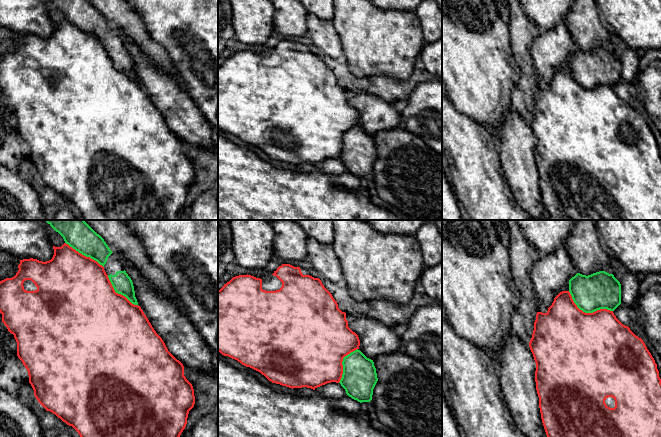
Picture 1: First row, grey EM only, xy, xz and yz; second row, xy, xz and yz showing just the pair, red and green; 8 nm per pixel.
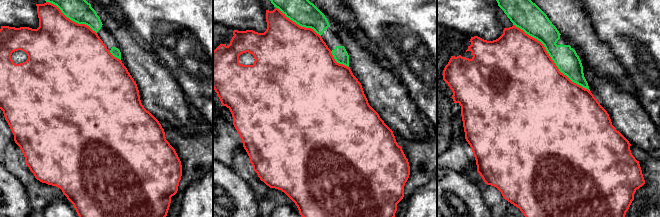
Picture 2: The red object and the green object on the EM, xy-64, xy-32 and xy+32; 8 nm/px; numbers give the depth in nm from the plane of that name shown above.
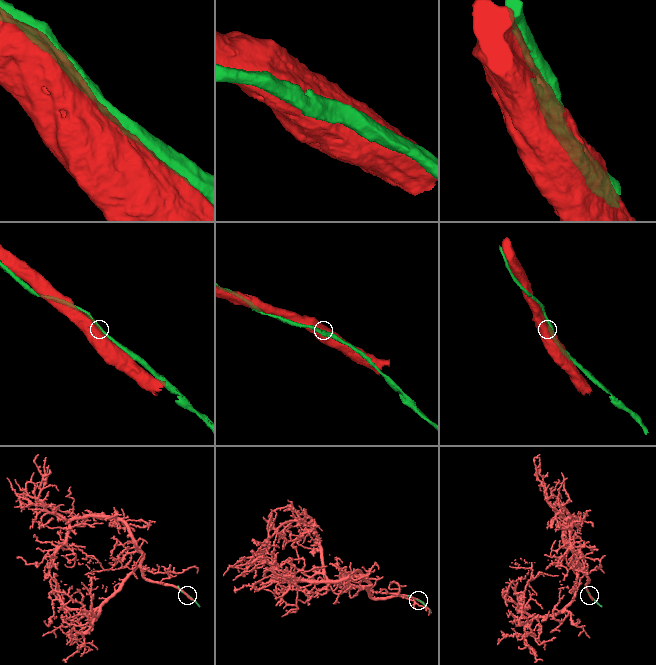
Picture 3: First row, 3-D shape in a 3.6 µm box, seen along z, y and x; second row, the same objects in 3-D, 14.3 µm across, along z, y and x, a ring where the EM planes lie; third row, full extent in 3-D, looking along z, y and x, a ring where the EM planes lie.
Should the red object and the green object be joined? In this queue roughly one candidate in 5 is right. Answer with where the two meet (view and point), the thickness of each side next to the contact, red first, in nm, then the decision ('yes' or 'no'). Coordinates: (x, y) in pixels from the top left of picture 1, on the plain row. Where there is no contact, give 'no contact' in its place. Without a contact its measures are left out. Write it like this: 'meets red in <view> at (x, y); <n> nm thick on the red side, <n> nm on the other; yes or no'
meets red in yz at (587, 89); 500 nm thick on the red side, 300 nm on the other; no

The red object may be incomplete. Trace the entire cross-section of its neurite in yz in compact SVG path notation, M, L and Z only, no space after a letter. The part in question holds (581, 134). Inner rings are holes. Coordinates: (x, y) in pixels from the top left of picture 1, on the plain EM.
M562 67L546 89L537 88L529 123L536 139L535 158L541 195L550 220L661 220L661 155L657 140L643 116L623 101L613 87L600 85L585 89L574 79L569 67Z

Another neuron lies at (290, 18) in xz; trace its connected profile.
M272 0L275 8L274 31L284 36L302 37L307 35L306 8L298 0Z

